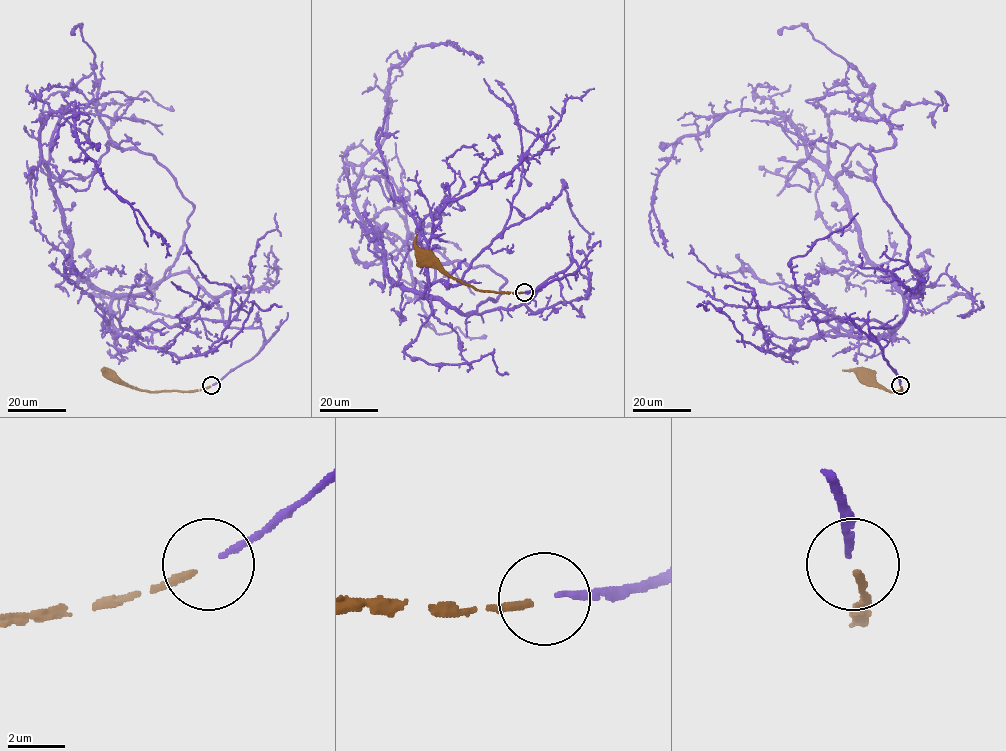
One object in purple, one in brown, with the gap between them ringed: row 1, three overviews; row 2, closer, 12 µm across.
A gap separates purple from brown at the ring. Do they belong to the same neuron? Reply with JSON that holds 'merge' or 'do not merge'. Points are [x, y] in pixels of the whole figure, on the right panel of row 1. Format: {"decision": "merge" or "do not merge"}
{"decision": "merge"}

